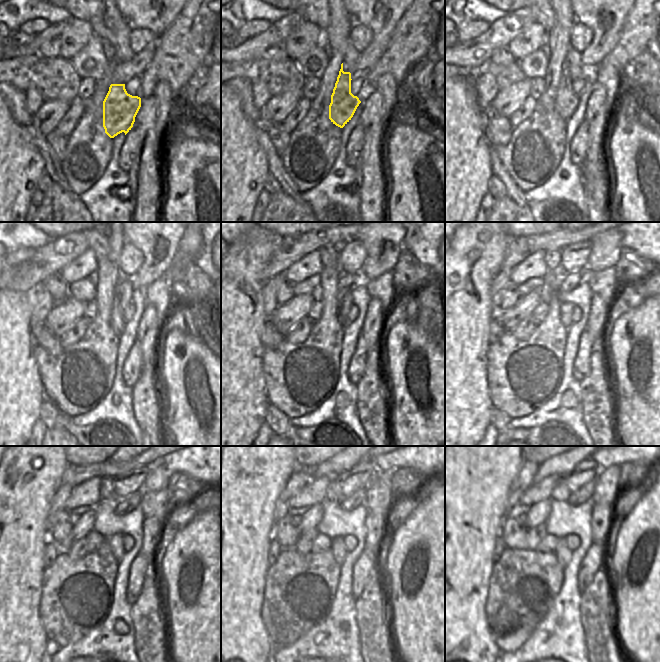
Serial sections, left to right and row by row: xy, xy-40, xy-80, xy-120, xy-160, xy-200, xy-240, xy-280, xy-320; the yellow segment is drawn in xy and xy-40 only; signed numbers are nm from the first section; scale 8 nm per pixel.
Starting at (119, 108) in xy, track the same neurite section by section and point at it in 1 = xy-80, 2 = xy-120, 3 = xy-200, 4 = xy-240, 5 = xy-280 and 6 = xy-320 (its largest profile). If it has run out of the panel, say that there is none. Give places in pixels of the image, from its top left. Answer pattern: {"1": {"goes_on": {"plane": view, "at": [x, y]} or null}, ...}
{"1": {"goes_on": {"plane": "xy-80", "at": [566, 102]}}, "2": {"goes_on": {"plane": "xy-120", "at": [118, 323]}}, "3": {"goes_on": {"plane": "xy-200", "at": [572, 280]}}, "4": {"goes_on": {"plane": "xy-240", "at": [129, 503]}}, "5": {"goes_on": {"plane": "xy-280", "at": [358, 497]}}, "6": {"goes_on": {"plane": "xy-320", "at": [584, 493]}}}

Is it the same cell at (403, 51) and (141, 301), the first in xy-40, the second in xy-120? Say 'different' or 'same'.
different

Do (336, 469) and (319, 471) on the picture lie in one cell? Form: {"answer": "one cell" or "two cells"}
{"answer": "one cell"}

